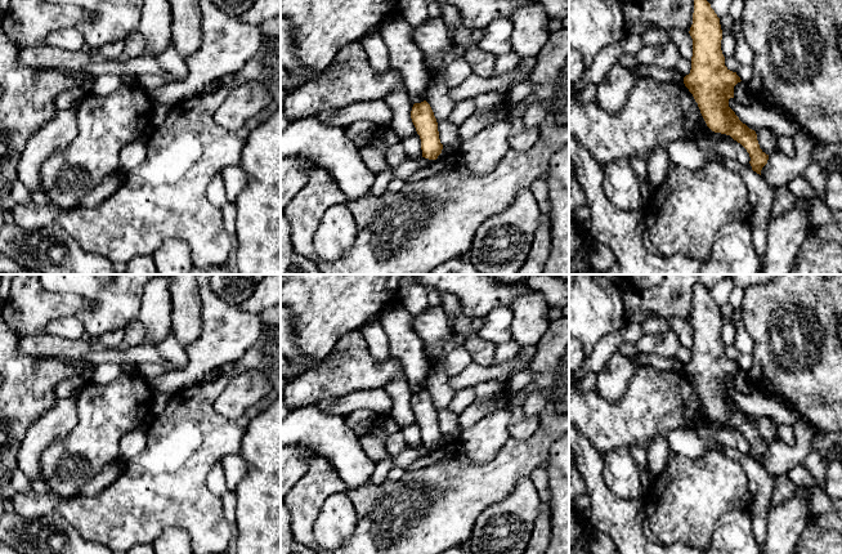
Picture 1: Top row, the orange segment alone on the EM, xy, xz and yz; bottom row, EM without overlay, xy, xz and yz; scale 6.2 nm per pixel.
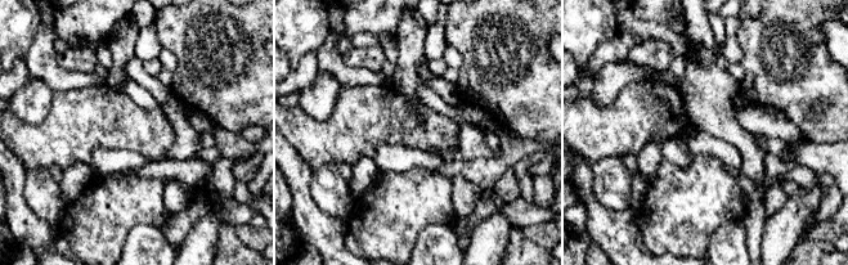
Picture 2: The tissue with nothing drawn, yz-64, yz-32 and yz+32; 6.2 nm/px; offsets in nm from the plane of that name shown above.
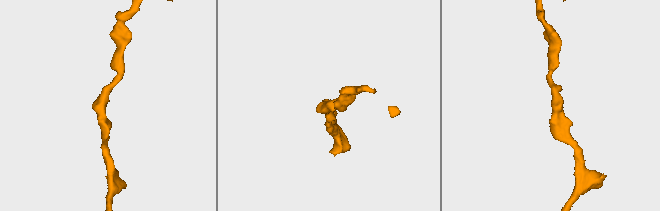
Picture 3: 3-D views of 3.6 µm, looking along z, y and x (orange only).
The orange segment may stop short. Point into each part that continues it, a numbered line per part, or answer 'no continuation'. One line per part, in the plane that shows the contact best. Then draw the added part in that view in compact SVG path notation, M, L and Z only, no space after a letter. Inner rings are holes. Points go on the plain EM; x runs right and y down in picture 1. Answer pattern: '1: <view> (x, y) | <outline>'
no continuation

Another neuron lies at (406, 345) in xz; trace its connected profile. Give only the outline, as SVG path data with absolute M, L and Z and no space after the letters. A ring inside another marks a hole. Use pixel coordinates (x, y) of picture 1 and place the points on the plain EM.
M386 304L380 313L380 325L389 338L390 354L402 362L412 392L424 390L431 366L425 357L424 341L412 330L413 314L403 307L388 309Z

